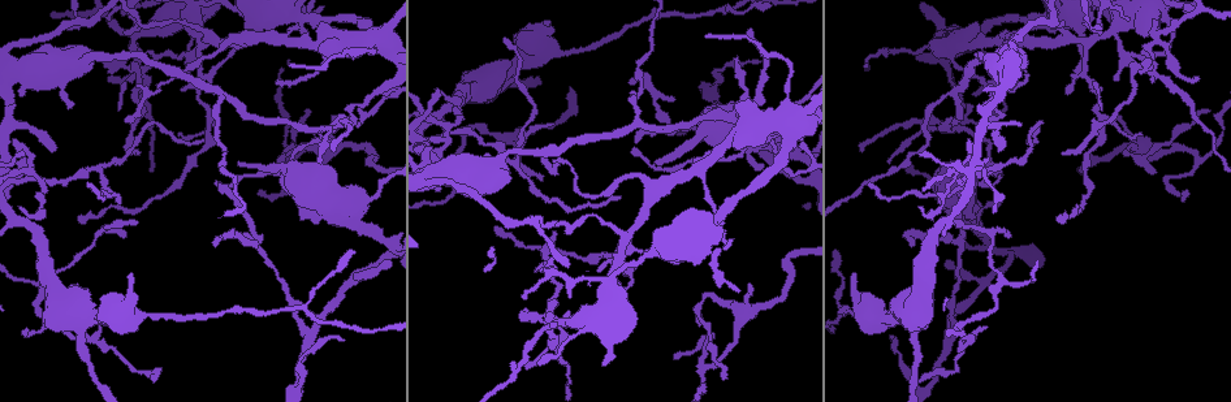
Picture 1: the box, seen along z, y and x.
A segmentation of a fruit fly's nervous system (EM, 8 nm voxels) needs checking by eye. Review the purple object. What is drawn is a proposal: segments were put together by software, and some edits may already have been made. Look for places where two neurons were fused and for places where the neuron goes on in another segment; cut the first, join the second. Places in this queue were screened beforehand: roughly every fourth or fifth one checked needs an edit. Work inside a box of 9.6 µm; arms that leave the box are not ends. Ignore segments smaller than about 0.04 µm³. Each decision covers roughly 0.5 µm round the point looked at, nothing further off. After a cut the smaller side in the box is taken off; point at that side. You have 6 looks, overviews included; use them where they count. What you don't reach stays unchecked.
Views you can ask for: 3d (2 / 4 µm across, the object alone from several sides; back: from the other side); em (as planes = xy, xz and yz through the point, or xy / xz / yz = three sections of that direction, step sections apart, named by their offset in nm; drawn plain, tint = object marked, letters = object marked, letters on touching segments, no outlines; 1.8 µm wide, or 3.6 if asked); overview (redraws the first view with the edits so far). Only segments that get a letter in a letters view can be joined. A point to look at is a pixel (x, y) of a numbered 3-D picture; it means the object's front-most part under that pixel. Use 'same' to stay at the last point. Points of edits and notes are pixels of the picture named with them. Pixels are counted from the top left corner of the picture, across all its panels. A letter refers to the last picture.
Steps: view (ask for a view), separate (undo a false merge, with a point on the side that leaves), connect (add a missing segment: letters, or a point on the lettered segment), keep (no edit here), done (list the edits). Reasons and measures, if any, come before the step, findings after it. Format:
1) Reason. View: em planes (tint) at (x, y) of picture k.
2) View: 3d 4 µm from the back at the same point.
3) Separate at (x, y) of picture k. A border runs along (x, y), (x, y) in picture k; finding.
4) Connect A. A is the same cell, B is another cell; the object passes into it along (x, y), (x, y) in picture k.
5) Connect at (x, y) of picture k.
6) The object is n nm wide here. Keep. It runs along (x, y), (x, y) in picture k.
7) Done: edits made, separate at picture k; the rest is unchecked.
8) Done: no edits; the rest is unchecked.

Abrupt turn. View: em yz step 4 (tint) at (73, 62) of picture 1.

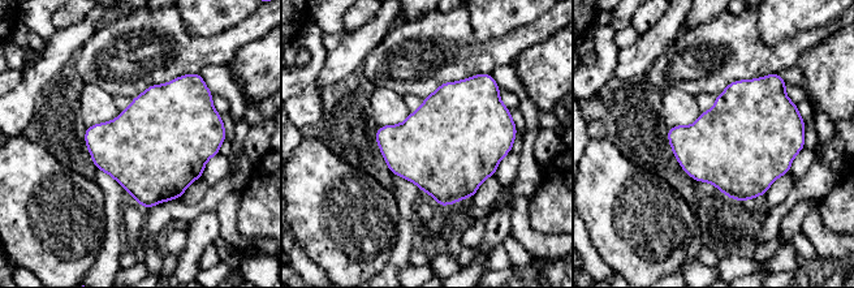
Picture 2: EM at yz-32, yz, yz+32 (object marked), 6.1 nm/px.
Cut it another way. View: em planes (letters) at the same point.

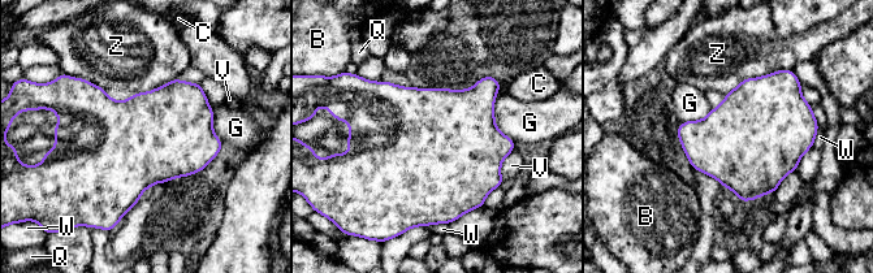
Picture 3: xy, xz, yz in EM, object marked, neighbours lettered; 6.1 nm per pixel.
The longest contact is with Z, 420 nm. Keep. B, C, G, Q, V, W and Z are other cells; all the same neuron.

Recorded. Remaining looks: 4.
Thin arm on a thick one. View: 3d 4 µm from the back at (715, 222) of picture 1.

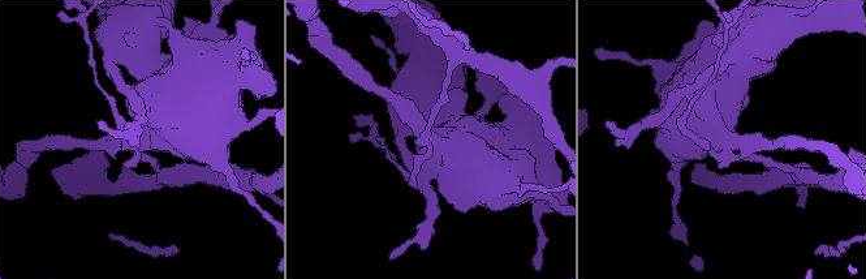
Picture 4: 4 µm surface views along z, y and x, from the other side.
3 arms meet here; shape alone is not enough. View: em 3.6 µm planes (letters) at (726, 138) of picture 4.

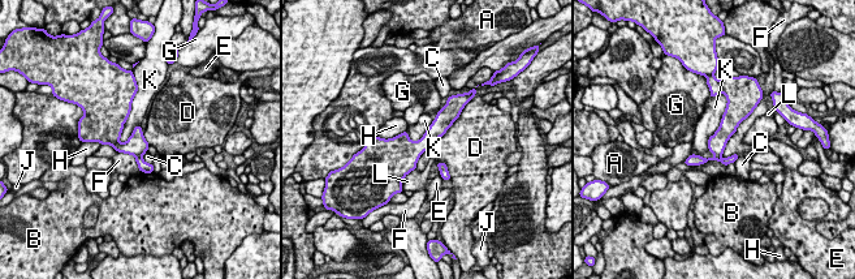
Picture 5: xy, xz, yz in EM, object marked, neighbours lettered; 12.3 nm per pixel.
The object is 200 nm wide here. Separate at (137, 145) of picture 5. A, B, C, D, E, F, G, H, J, K and L are other cells; a border runs along (141, 154), (135, 157) in picture 5; a second neuron is stuck on.

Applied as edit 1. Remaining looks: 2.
Done: edits made, separate at picture 5; the rest is unchecked.

